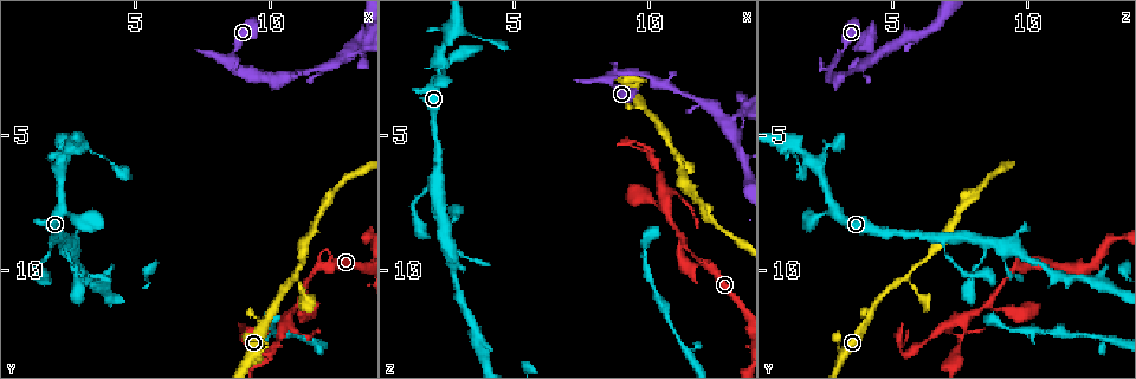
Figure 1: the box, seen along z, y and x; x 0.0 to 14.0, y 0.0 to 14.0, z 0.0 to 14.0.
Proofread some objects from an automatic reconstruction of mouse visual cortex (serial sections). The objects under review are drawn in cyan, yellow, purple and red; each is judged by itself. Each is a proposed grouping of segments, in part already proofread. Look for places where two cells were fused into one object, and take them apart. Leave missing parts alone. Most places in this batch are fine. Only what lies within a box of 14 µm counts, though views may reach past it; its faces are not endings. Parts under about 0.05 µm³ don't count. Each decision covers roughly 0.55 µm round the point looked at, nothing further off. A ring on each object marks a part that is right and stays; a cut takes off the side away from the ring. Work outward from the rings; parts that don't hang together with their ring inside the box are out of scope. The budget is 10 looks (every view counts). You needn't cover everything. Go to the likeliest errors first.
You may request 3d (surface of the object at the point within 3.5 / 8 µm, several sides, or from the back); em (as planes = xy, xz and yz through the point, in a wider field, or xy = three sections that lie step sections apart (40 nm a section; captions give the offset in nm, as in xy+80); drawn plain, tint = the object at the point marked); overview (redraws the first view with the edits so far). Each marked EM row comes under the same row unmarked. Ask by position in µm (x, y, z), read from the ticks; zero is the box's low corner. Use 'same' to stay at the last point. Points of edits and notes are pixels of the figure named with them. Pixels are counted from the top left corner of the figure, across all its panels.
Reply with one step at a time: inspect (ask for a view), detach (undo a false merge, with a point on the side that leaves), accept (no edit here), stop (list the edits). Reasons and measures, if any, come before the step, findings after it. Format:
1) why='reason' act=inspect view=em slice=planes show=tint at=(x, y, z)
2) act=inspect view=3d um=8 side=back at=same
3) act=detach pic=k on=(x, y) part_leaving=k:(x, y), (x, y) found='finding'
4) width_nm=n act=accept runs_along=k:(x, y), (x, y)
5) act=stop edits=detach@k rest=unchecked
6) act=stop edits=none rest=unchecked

why='sudden change in width' act=inspect view=3d um=8 at=(3.7, 5.8, 1.4)

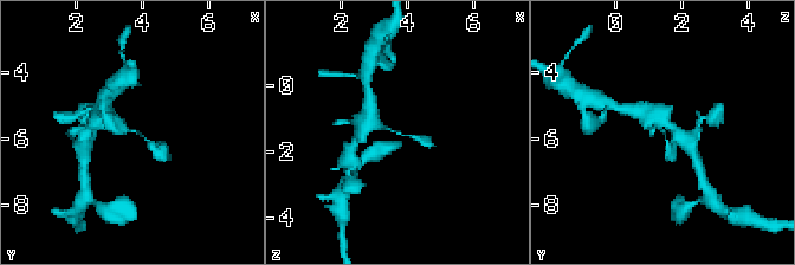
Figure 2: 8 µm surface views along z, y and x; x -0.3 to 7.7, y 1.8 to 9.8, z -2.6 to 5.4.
act=inspect view=3d um=3.5 at=(3.7, 5.8, 1.4)

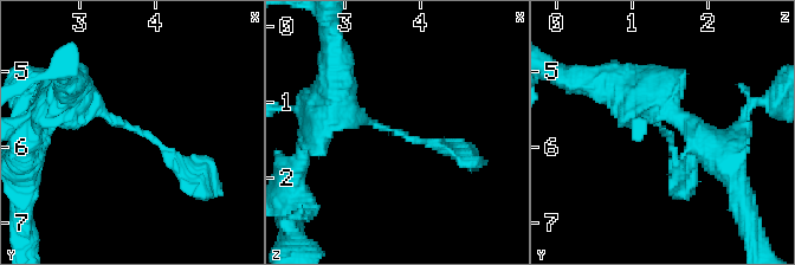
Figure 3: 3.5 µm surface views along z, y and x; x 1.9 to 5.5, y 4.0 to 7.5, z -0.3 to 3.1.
act=accept found='all the same cell'

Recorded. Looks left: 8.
why='thin neck' act=inspect view=3d um=3.5 at=(2.1, 8.7, 6.8)

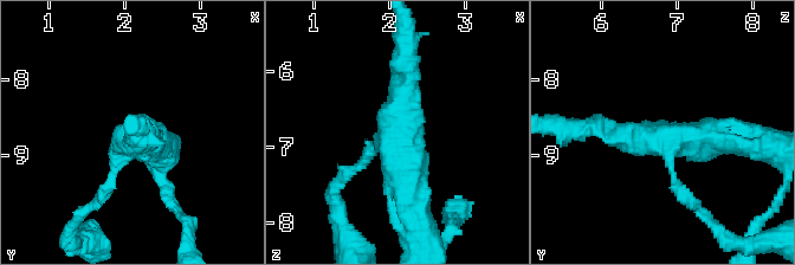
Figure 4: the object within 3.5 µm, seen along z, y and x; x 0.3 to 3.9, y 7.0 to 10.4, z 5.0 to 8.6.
arms=3 arm_widths_nm=150,250,450 why='need the tissue' act=inspect view=em slice=xy step=1 show=tint at=(2.20, 8.75, 6.85)

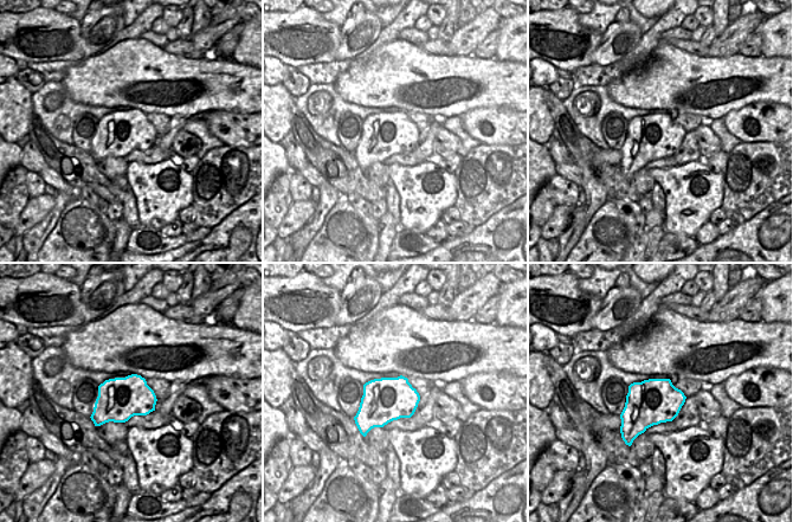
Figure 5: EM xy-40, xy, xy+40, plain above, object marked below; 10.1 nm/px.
act=accept runs_along=4:(588, 129), (742, 140) found='one cell here'

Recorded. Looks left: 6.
why='narrows sharply' act=inspect view=3d um=3.5 at=(8.5, 2.1, 3.1)

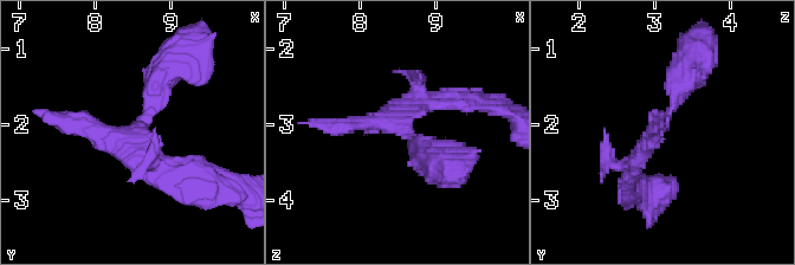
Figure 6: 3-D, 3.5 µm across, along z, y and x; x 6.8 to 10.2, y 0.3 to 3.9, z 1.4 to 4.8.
act=inspect view=em slice=xy step=3 show=tint at=(8.50, 2.05, 3.00)

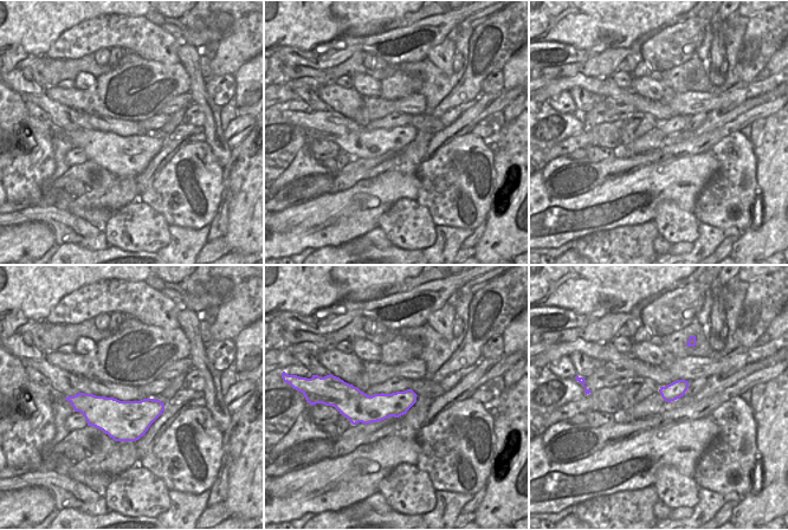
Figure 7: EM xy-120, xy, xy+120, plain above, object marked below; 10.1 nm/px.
act=accept runs_along=6:(686, 70), (632, 175) found='all the same cell'

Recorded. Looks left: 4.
why='four or more arms meet' act=inspect view=3d um=3.5 at=(12.9, 2.0, 4.6)

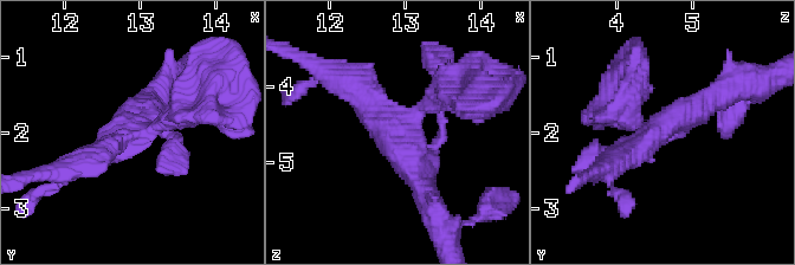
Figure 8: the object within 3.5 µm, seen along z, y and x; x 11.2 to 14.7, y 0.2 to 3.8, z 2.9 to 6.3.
arms=4 arm_widths_nm=150,250,350,350 why='shape alone is not enough' act=inspect view=em slice=planes show=tint at=(12.85, 1.95, 4.60)

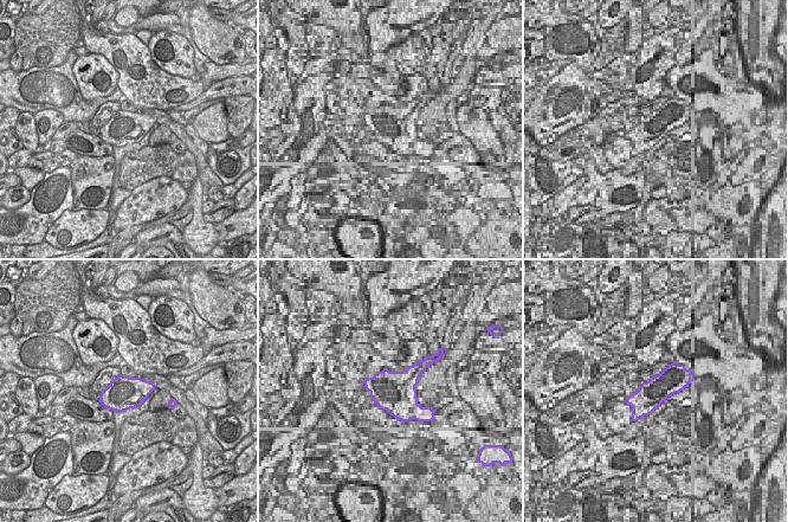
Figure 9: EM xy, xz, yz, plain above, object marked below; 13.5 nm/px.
width_nm=460 act=accept runs_along=8:(342, 82), (389, 124), (425, 191) found='continuous, no second cell'

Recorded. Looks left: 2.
act=stop edits=none rest=unchecked

